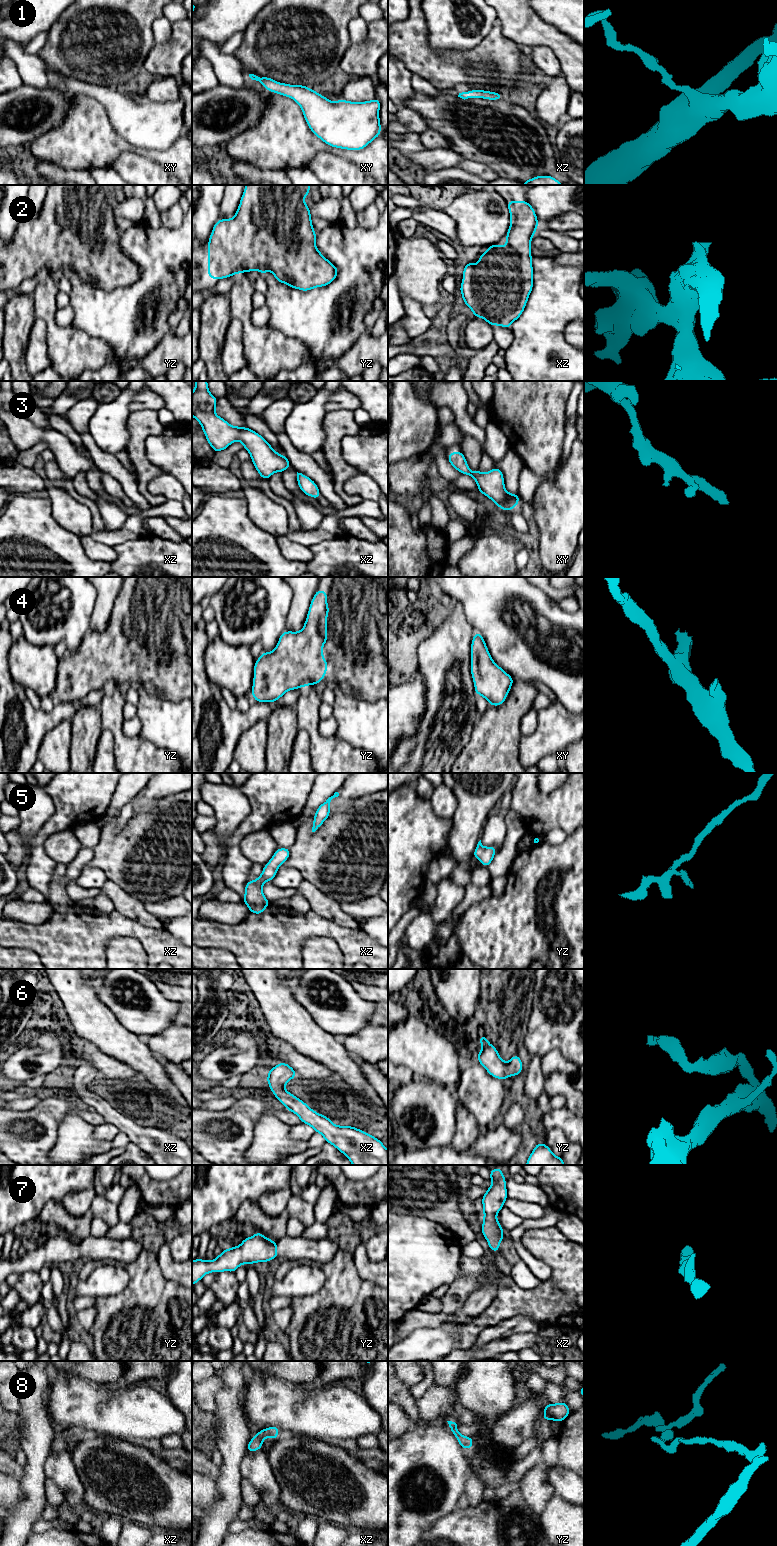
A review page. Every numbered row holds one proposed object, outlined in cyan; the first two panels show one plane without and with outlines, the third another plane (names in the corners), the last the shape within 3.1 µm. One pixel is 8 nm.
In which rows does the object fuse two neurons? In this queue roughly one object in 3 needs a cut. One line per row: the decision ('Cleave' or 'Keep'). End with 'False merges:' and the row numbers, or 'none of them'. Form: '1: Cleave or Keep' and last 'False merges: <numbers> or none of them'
1: Keep
2: Keep
3: Keep
4: Keep
5: Keep
6: Keep
7: Keep
8: Keep
False merges: none of them

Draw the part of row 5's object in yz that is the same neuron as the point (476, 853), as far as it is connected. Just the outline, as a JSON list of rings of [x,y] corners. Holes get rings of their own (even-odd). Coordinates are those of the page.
[[[481,840],[478,842],[473,857],[477,858],[481,864],[486,868],[492,862],[494,855],[496,854],[496,846],[483,847]]]

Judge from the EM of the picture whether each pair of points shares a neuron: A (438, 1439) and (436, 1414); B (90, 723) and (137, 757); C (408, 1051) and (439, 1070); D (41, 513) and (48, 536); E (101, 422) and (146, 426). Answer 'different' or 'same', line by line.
A: different
B: different
C: same
D: same
E: different

